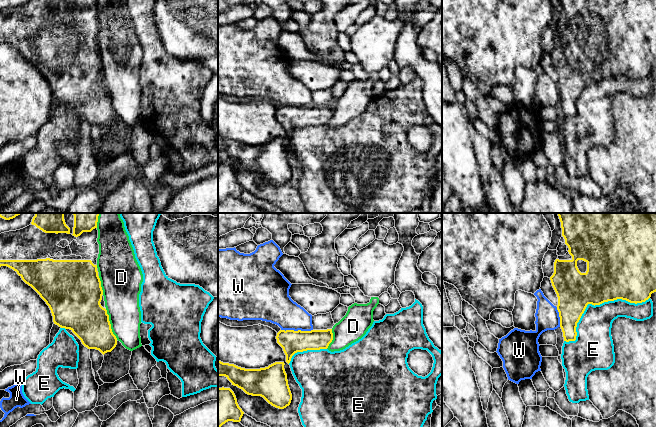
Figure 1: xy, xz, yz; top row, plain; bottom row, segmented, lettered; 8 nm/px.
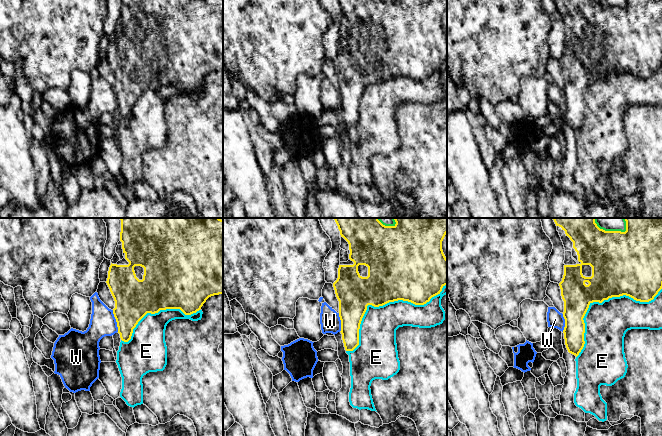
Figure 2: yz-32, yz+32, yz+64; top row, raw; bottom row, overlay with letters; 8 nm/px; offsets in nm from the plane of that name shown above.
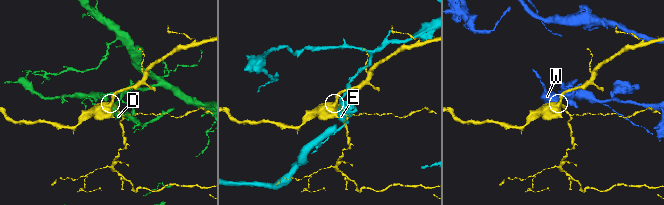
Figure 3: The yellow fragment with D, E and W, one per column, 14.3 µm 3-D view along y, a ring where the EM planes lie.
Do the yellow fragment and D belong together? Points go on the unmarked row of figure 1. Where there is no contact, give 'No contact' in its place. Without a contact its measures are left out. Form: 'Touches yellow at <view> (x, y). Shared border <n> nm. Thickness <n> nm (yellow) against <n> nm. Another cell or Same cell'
Touches yellow at xy (110, 100). Shared border 260 nm. Thickness 320 nm (yellow) against 280 nm. Another cell

